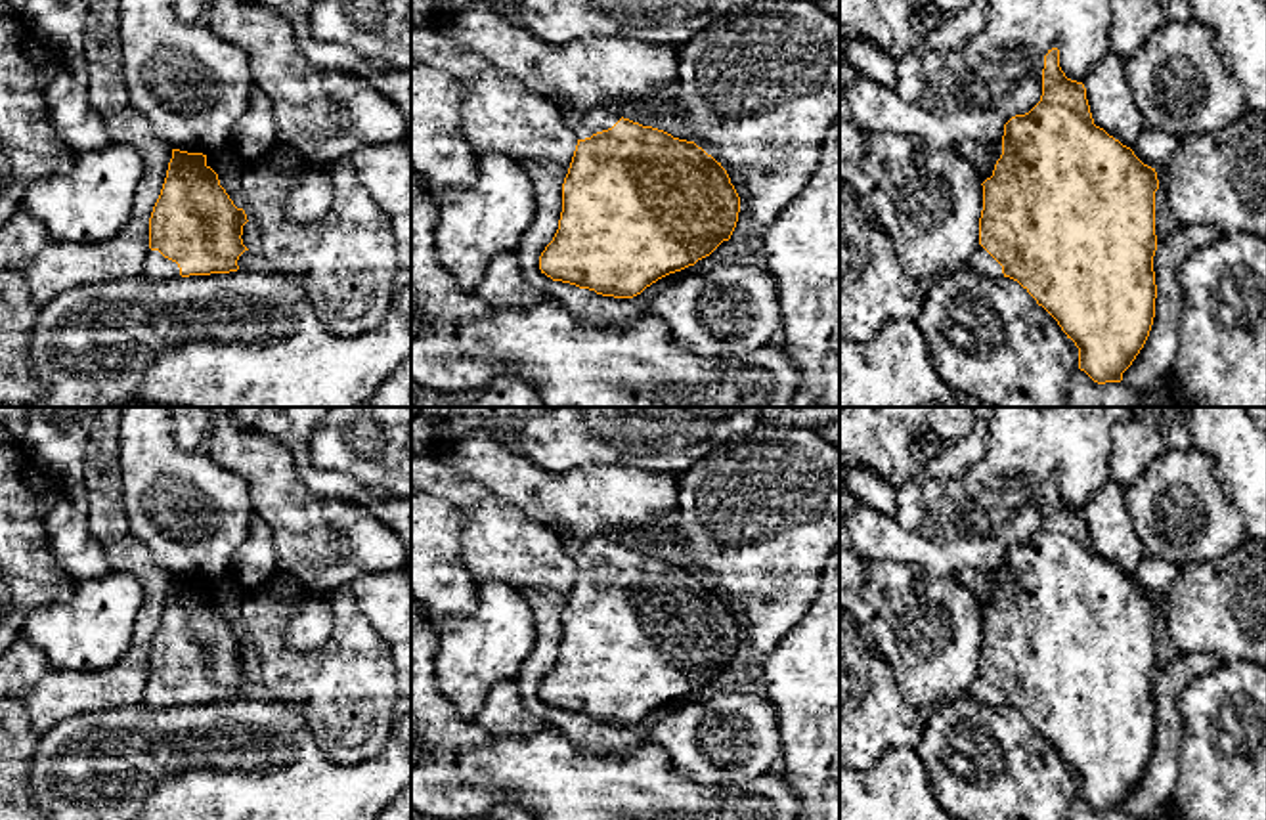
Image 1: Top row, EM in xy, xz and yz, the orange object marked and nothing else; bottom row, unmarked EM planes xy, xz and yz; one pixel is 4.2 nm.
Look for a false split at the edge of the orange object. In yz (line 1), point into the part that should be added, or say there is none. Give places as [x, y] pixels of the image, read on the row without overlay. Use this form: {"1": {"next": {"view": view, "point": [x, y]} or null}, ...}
{"1": {"next": {"view": "yz", "point": [982, 690]}}}

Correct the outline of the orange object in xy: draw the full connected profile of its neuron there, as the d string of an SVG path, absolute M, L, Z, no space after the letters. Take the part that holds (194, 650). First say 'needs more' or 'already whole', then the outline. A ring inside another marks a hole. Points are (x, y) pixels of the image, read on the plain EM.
needs more; M172 577L161 623L149 646L149 679L142 701L151 707L189 705L237 700L247 642L237 637L218 602L207 593L207 583Z

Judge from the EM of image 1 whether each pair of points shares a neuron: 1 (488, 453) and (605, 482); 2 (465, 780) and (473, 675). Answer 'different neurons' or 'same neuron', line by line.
1: same neuron
2: different neurons

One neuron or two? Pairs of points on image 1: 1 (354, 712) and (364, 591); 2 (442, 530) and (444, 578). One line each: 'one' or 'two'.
1: two
2: one

